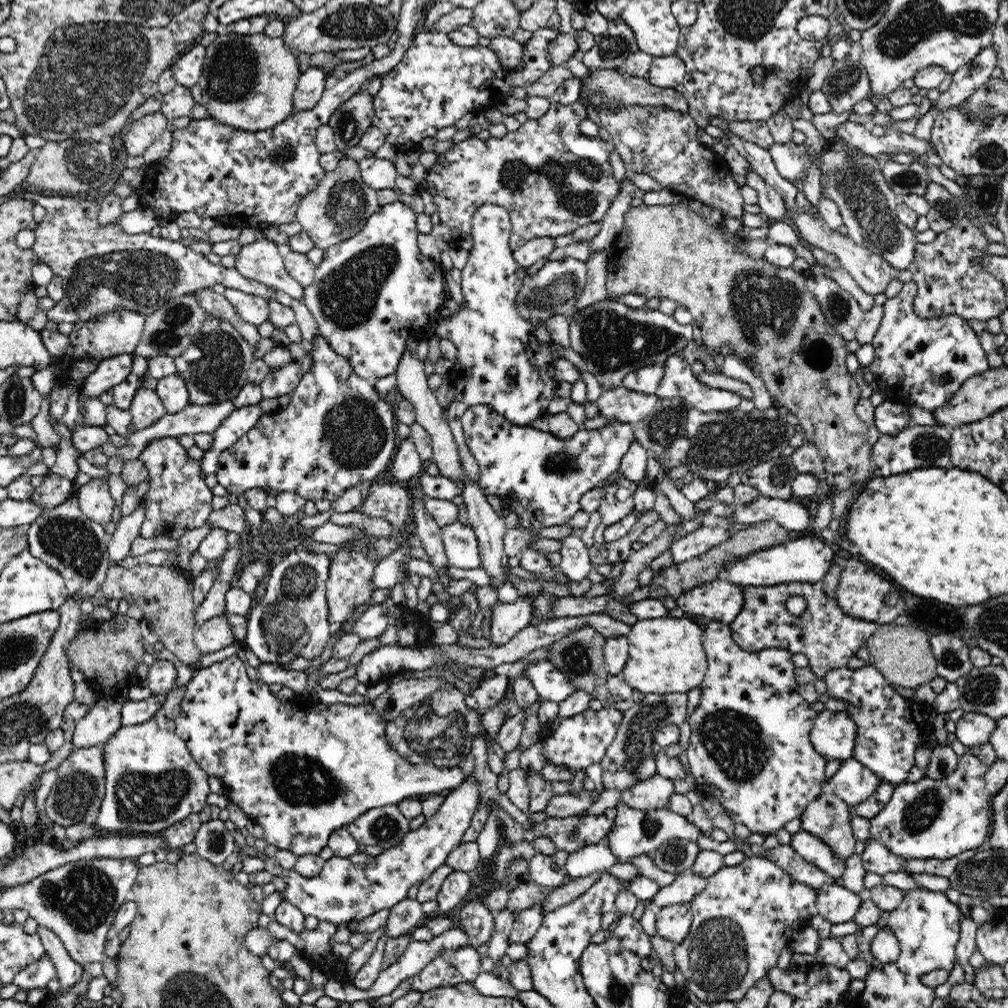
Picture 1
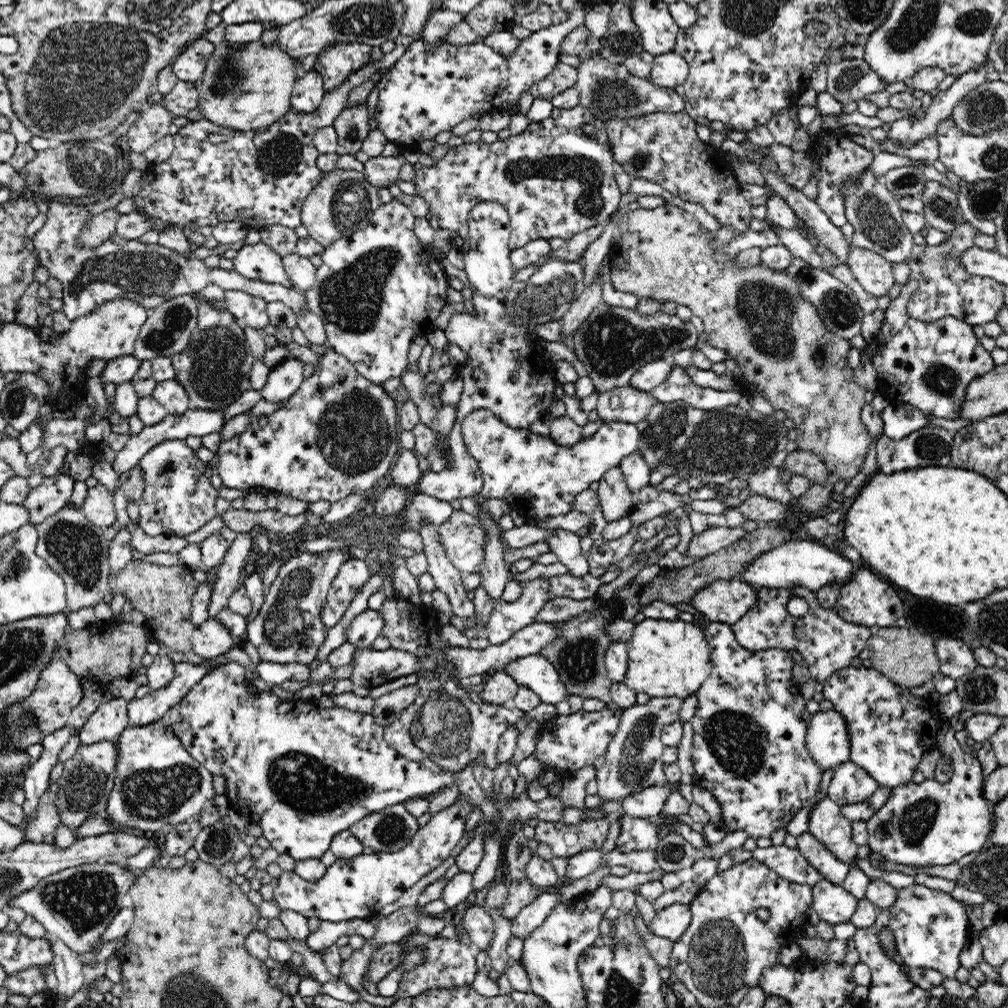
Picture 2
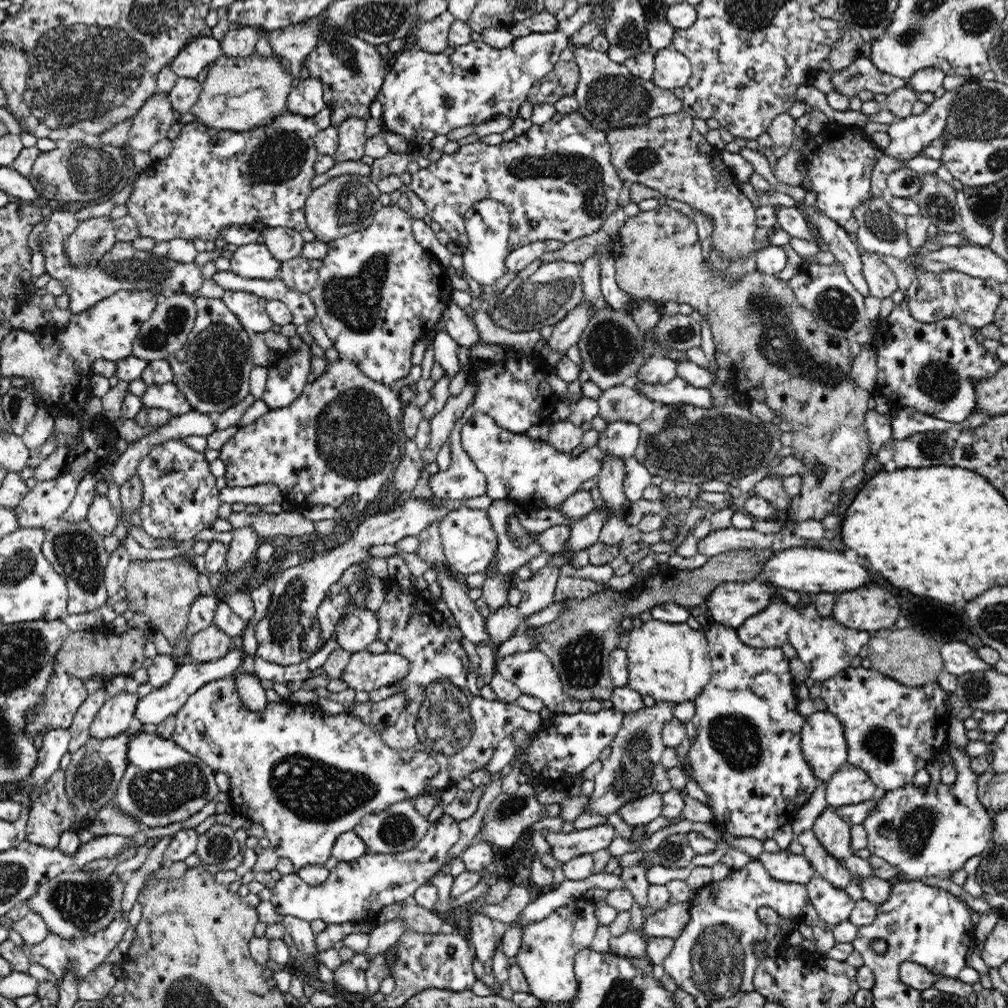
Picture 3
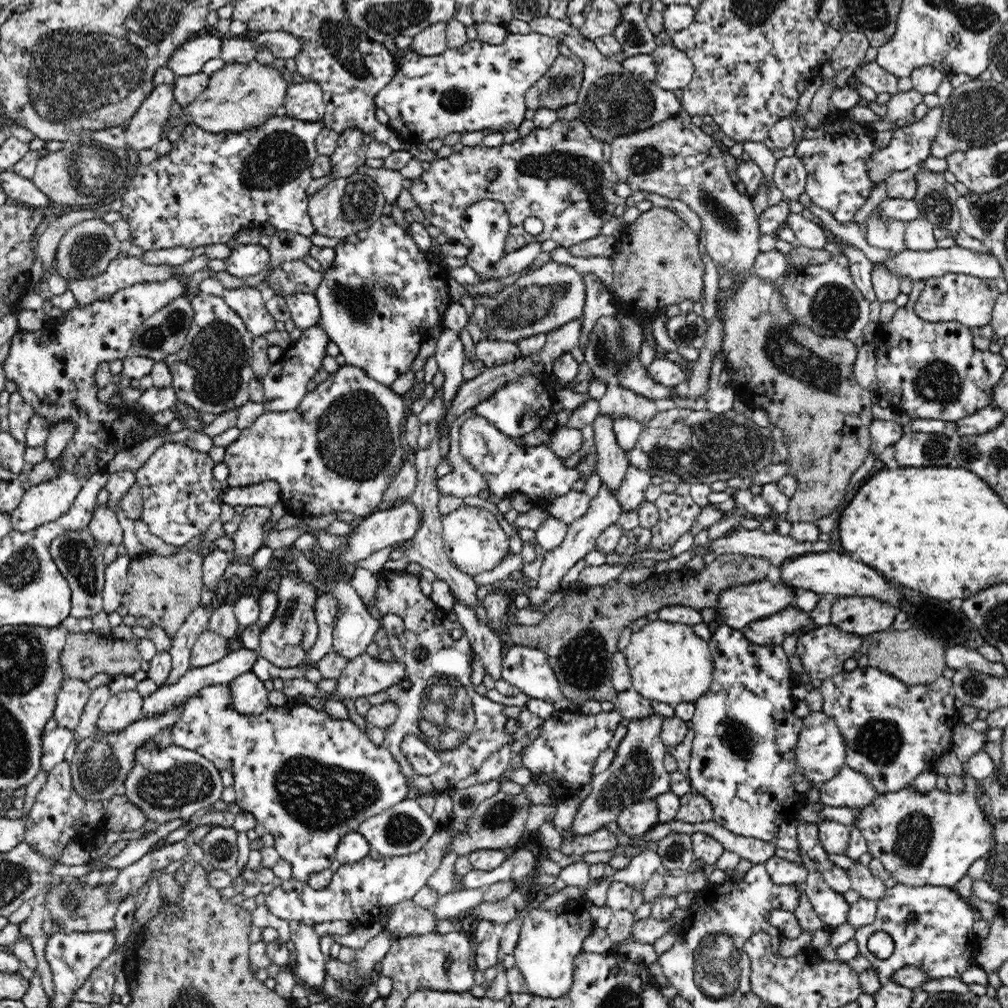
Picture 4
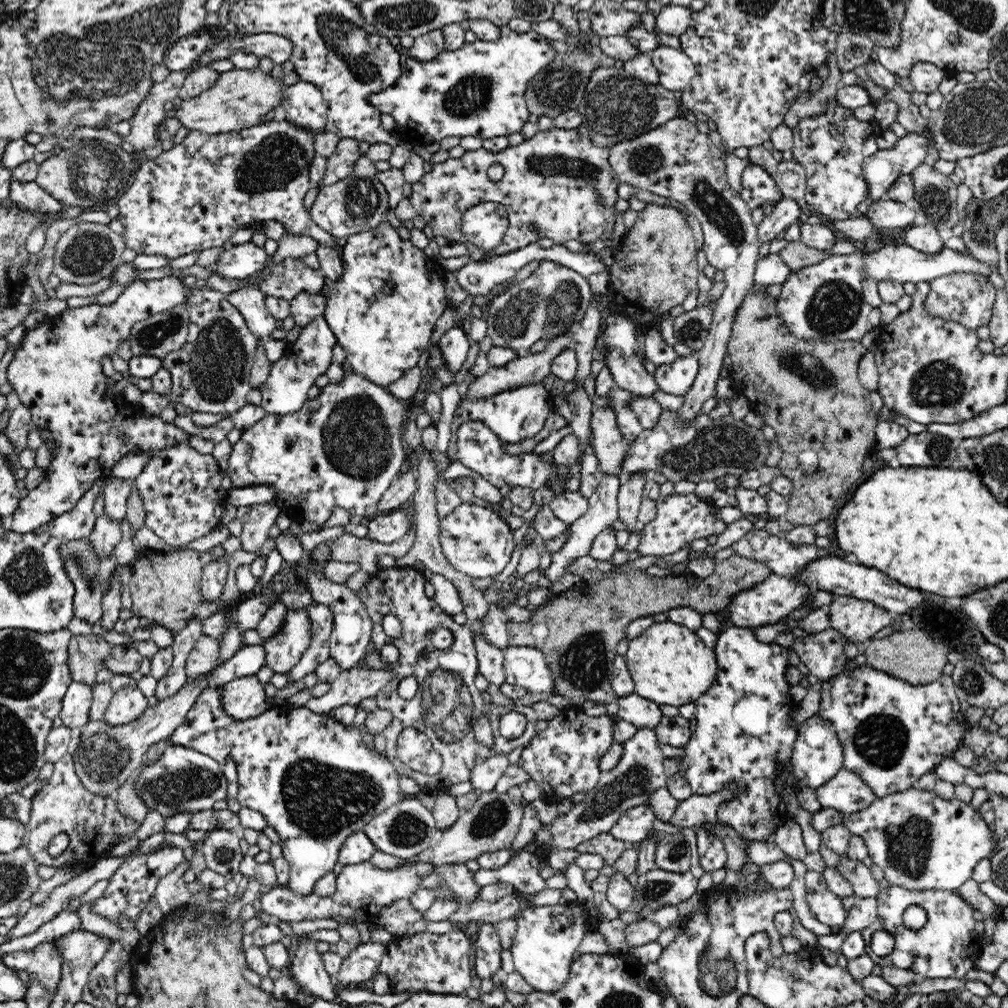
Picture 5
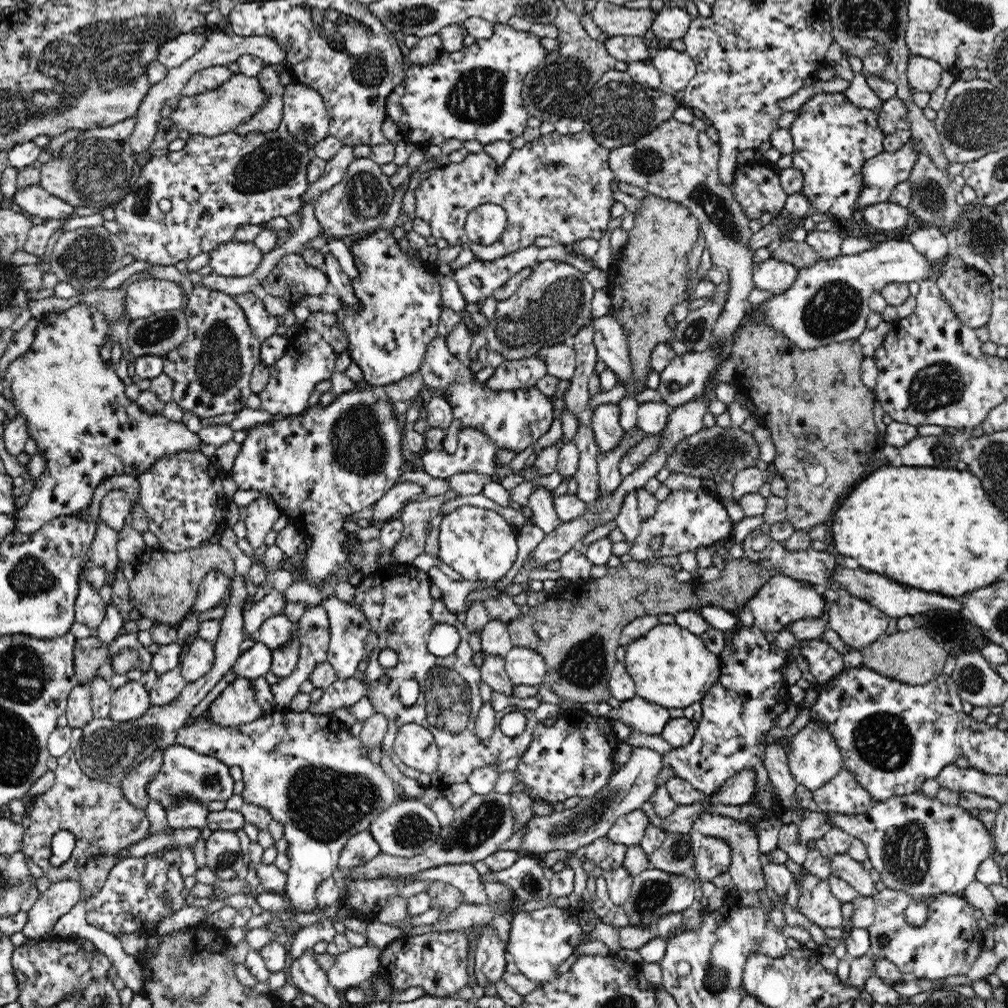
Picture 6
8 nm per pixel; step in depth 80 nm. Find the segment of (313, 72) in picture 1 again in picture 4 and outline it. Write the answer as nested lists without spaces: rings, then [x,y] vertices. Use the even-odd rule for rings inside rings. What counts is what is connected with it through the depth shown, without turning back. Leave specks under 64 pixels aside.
[[[310,80],[288,87],[286,115],[304,121],[320,121],[326,111],[321,86]]]

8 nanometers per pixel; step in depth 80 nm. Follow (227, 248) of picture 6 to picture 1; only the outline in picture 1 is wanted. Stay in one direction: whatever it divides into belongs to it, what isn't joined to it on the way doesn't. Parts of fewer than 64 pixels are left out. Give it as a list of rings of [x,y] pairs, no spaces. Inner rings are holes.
[[[265,238],[242,246],[235,258],[235,267],[242,276],[266,286],[286,292],[296,301],[303,302],[304,289],[286,270],[284,251],[280,245]]]

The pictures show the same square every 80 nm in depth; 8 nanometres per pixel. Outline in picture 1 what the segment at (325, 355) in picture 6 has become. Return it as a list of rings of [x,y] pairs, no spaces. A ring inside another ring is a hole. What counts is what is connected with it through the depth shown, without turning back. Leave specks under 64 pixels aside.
[[[294,361],[281,369],[267,369],[268,376],[259,385],[263,398],[278,398],[297,388],[303,376],[300,365]]]

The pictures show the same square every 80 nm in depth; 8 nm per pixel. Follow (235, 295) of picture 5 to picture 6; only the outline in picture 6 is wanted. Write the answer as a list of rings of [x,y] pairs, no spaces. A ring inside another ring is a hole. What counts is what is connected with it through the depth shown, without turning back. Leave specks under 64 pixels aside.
[[[244,292],[244,294],[232,295],[232,297],[244,311],[249,327],[258,340],[263,341],[276,335],[278,321],[266,310],[261,296],[252,292]]]

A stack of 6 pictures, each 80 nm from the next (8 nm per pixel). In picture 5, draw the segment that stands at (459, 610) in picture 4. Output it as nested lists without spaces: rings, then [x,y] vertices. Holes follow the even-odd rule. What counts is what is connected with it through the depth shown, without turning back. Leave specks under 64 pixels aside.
[[[482,630],[472,636],[478,656],[477,662],[480,674],[482,674],[488,682],[492,682],[492,684],[497,684],[498,686],[504,684],[504,650],[488,643],[488,641],[484,639],[484,635],[482,635]]]

